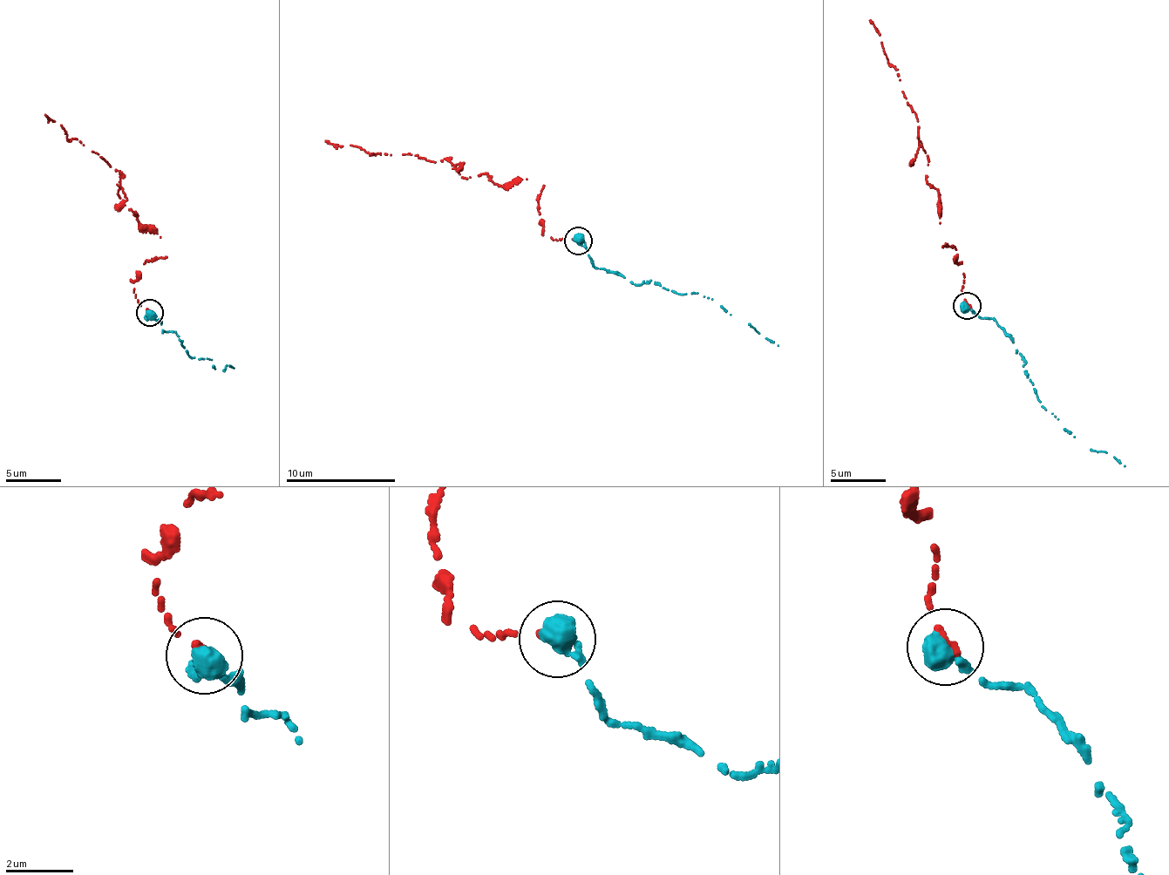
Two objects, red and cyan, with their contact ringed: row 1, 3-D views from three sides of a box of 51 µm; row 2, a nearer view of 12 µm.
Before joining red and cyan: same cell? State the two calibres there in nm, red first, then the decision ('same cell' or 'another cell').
calibres 240 and 600 nm; same cell

